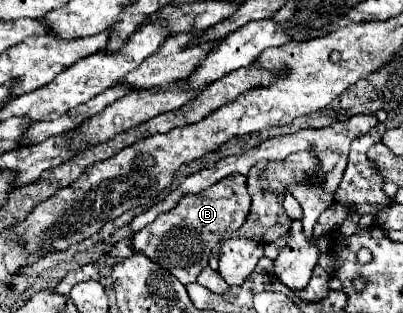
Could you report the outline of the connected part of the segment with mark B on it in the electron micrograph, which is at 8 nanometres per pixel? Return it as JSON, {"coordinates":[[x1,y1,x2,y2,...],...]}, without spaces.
{"coordinates":[[232,174,208,190,198,194,184,194,178,206,160,214,152,224,132,236,134,252,144,252,156,264,166,268,182,284,196,282,202,268,208,266,212,248,222,240,222,234,240,228,250,210,250,196,246,192,246,176]]}

